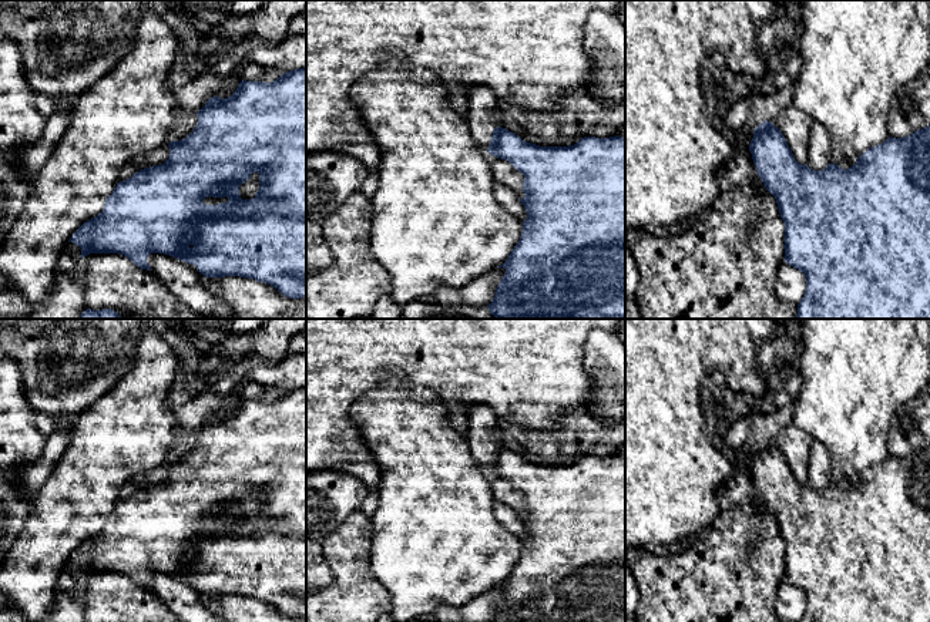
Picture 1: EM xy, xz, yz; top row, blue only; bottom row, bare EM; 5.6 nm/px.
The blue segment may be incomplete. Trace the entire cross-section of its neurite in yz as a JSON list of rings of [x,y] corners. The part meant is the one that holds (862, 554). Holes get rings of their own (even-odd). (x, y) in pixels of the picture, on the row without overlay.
[[[762,440],[755,447],[749,470],[756,491],[765,507],[775,515],[785,542],[785,581],[800,589],[806,596],[806,609],[799,622],[930,622],[930,444],[909,455],[890,455],[883,463],[869,467],[849,488],[827,483],[825,488],[815,490],[806,483],[799,483],[780,448],[769,440]]]

